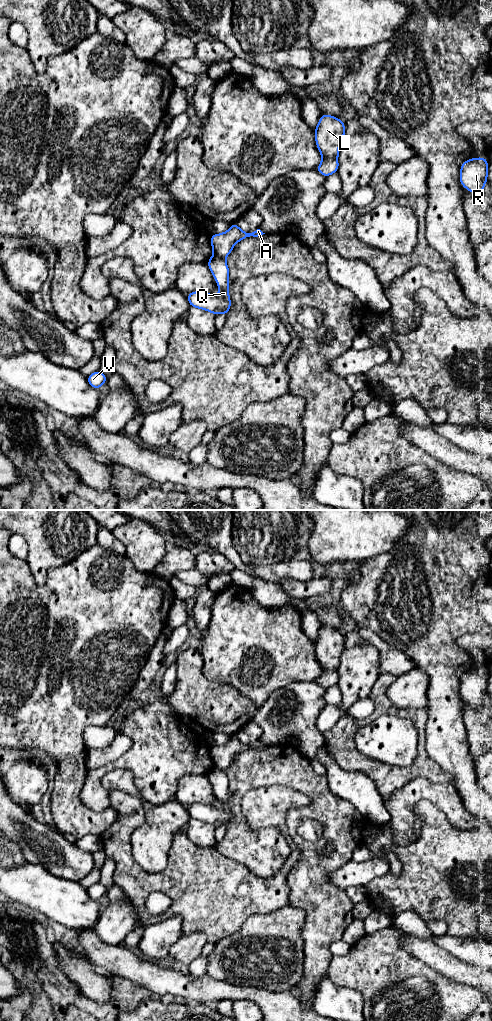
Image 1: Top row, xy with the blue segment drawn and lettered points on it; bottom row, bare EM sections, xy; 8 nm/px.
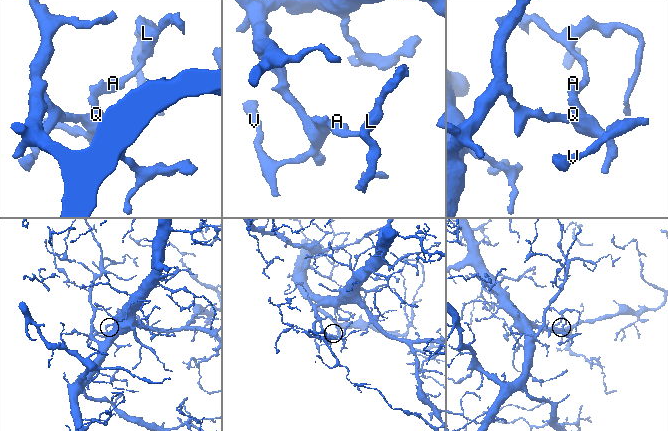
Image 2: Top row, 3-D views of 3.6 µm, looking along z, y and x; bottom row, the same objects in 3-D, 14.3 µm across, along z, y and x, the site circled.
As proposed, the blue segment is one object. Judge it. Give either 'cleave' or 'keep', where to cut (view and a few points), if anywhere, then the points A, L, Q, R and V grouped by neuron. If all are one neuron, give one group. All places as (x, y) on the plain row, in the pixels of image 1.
cleave; cut in xy along (214, 766), (223, 770); A L / Q R V

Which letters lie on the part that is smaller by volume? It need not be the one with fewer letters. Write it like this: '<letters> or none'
A, L

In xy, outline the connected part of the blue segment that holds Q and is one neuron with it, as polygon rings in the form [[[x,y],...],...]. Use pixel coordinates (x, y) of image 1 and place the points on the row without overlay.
[[[213,767],[208,773],[210,784],[213,786],[217,798],[220,801],[219,807],[212,807],[203,803],[194,803],[187,806],[187,812],[191,819],[196,819],[202,822],[209,823],[215,827],[223,825],[227,828],[228,823],[232,817],[229,809],[229,779],[224,770]]]

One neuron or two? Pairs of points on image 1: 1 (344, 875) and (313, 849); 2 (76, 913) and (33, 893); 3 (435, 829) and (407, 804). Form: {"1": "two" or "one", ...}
{"1": "two", "2": "one", "3": "two"}

